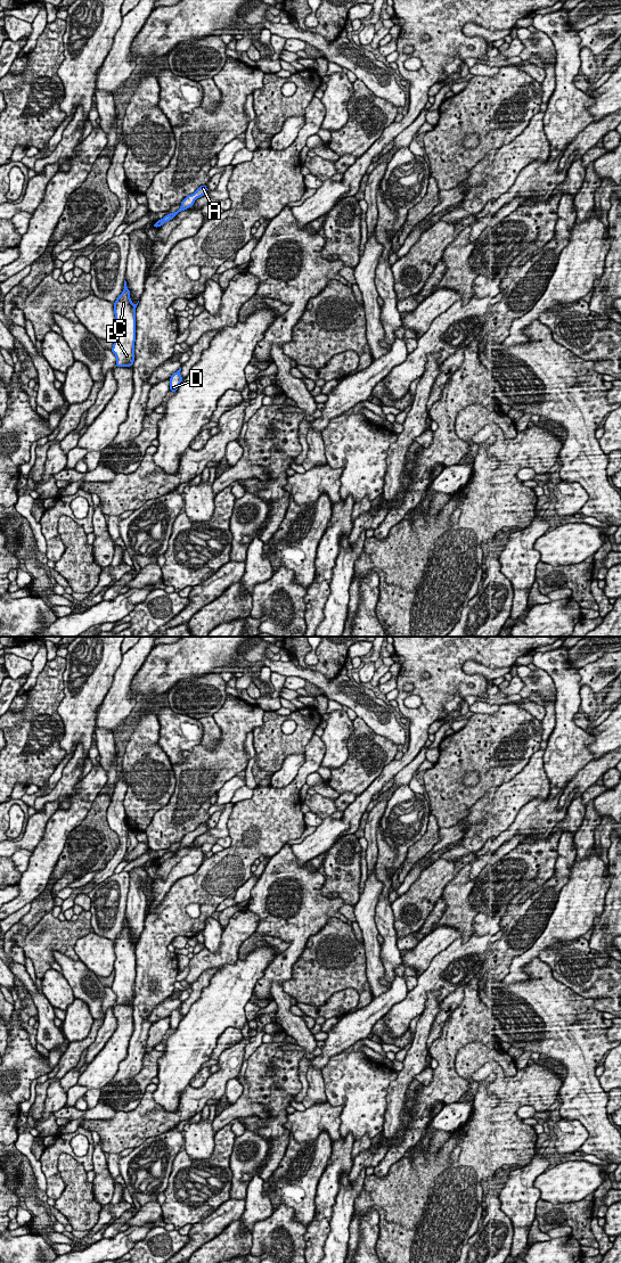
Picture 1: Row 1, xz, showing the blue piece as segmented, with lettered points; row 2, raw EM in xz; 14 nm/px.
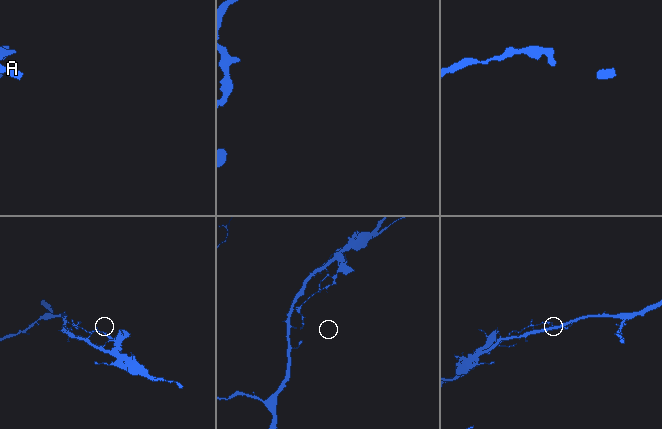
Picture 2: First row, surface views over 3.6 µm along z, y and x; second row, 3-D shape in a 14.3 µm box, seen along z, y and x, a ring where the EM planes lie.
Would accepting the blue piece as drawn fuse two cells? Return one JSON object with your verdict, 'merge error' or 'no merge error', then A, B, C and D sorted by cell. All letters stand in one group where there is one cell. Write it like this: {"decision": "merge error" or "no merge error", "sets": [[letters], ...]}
{"decision": "merge error", "sets": [["A"], ["B", "C", "D"]]}

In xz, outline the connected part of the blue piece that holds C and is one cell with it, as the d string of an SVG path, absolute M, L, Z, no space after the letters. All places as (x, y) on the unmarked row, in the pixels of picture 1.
M124 918L123 930L114 941L114 982L112 990L117 999L116 1004L130 1004L134 999L134 979L136 979L136 945L130 936L130 928Z

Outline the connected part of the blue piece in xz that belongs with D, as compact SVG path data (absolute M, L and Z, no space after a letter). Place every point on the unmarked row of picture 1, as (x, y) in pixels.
M181 1006L174 1010L171 1016L170 1016L170 1028L171 1030L177 1030L179 1023L183 1018L183 1016L180 1014Z

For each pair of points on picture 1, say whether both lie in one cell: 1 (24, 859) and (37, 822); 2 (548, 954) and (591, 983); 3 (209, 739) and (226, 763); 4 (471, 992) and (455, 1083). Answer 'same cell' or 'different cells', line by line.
1: different cells
2: same cell
3: different cells
4: same cell

